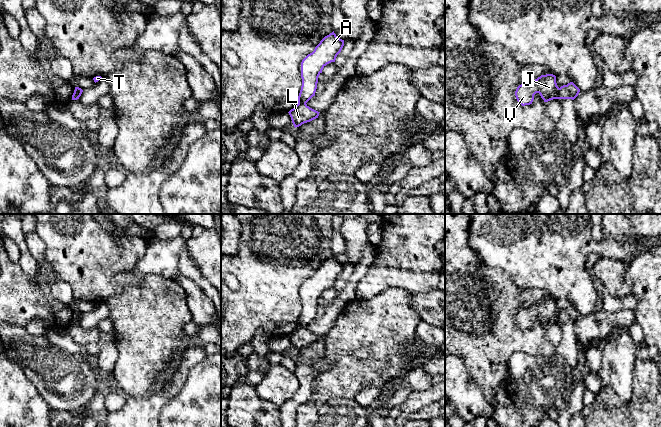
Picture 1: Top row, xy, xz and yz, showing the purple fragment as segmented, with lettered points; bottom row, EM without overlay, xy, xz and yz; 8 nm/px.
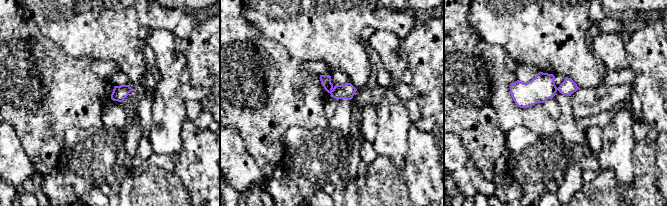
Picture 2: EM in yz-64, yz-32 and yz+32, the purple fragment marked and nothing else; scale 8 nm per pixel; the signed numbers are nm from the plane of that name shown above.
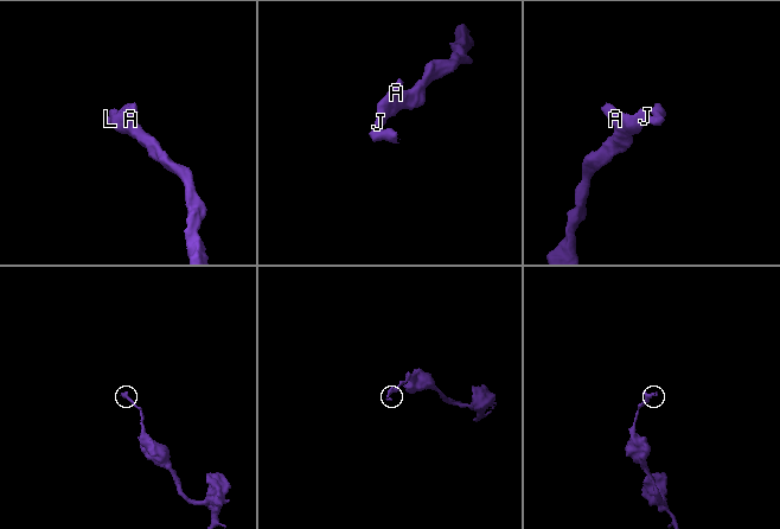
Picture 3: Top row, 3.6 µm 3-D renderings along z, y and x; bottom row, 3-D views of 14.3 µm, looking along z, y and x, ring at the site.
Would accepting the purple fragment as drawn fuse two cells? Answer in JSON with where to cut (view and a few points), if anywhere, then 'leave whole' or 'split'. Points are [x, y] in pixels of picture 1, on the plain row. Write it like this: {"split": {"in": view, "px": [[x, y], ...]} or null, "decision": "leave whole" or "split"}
{"split": {"in": "yz", "px": [[559, 312], [556, 322]]}, "decision": "split"}

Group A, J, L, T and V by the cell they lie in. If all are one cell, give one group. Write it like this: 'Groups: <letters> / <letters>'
Groups: A J V / L T

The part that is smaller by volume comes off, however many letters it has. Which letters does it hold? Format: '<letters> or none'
L, T

